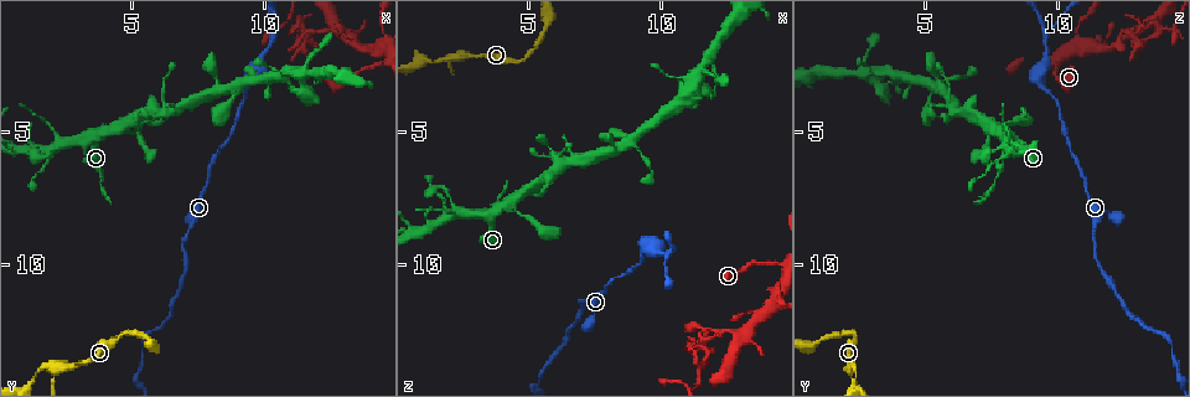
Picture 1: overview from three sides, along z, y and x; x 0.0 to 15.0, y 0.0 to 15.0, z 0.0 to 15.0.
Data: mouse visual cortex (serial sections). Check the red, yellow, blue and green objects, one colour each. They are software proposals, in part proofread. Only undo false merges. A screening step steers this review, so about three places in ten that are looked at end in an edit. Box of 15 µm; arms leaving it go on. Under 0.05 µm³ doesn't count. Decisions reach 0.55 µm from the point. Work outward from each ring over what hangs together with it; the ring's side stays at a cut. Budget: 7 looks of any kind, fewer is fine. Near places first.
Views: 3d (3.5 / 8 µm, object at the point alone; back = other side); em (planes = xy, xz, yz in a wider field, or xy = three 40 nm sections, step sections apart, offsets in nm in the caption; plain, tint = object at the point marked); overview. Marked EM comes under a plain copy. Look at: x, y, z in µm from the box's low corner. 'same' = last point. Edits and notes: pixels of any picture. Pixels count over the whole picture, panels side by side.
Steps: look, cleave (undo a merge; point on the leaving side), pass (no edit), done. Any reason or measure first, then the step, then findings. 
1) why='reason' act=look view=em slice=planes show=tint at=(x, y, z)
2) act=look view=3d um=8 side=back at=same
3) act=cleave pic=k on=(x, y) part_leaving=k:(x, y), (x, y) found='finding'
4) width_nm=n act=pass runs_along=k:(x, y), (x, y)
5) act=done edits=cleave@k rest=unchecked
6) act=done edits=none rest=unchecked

why='a fork' act=look view=3d um=3.5 at=(2.3, 13.8, 2.2)

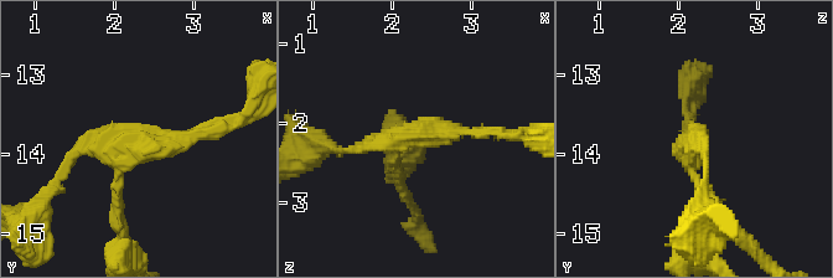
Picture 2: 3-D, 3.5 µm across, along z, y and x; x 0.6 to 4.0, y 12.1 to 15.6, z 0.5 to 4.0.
arms=3 arm_widths_nm=100,150,150 why='shape alone is not enough' act=look view=em slice=xy step=1 show=tint at=(2.25, 13.80, 2.20)

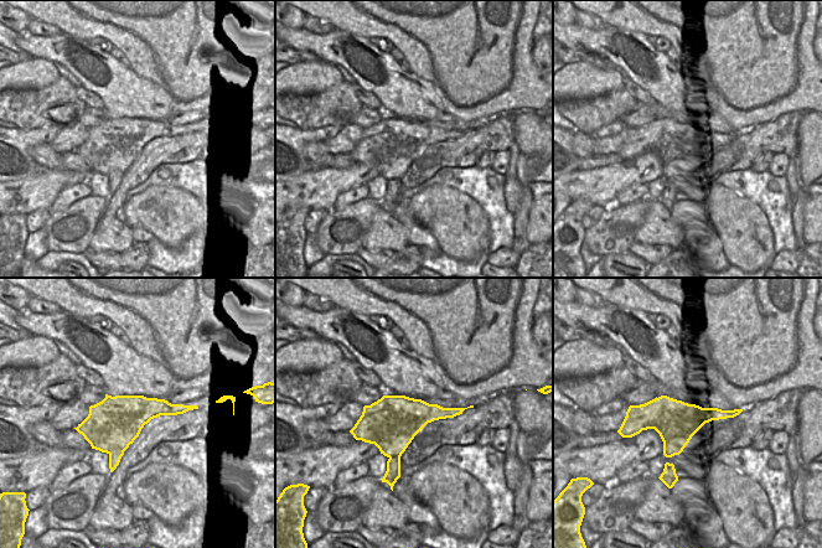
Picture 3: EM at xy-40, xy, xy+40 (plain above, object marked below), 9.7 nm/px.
width_nm=500 act=cleave pic=2 on=(118, 212) part_leaving=2:(118, 169), (118, 222), (125, 230) found='a second cell is stuck on'

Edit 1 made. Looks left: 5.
act=look view=3d um=3.5 at=(3.2, 5.8, 8.0)

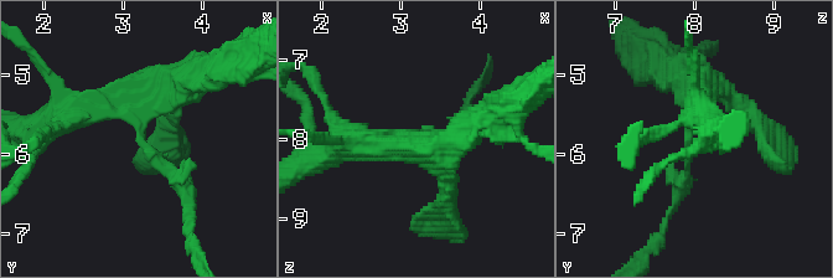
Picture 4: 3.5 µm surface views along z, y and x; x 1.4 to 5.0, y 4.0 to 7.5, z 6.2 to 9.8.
arm_widths_nm=200,350 act=look view=em slice=xy step=3 show=tint at=(3.25, 5.85, 7.95)

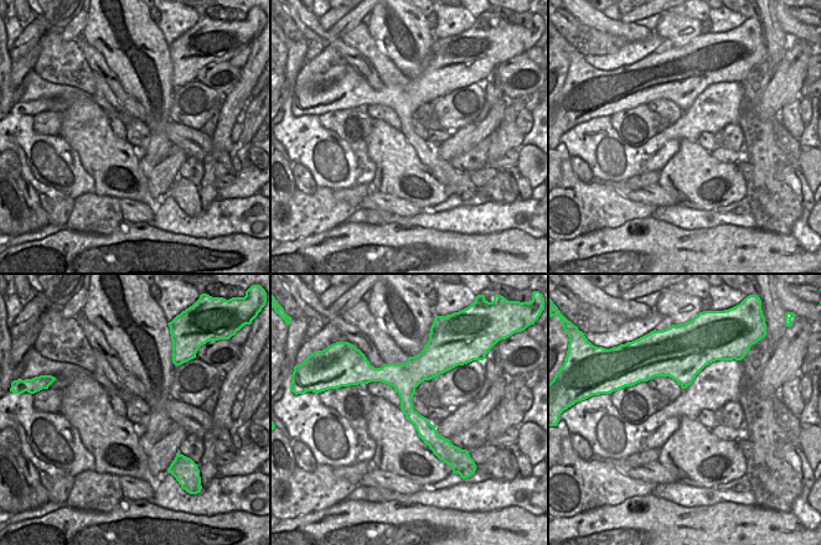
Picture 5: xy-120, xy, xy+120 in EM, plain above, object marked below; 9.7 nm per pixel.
act=look view=em slice=planes show=tint at=same

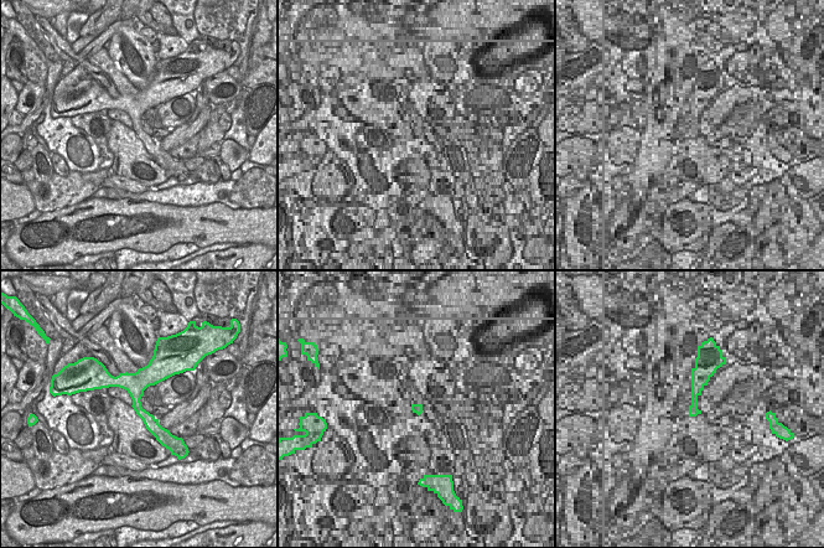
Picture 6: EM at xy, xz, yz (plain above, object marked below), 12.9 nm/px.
act=pass runs_along=6:(148, 371), (136, 407), (162, 440) found='continuous, no second cell'

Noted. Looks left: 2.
why='a fork' act=look view=3d um=3.5 at=(10.2, 1.4, 9.6)

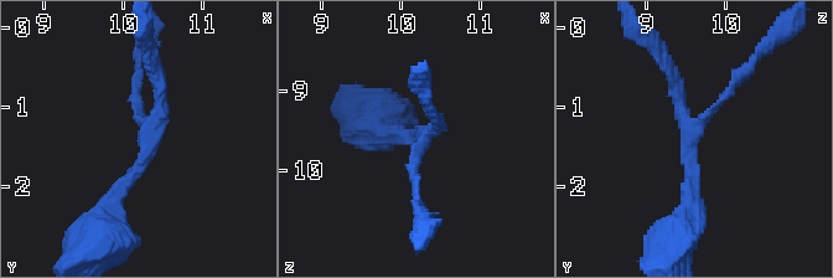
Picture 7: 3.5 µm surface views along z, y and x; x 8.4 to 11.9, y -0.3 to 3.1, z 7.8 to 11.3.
arms=3 arm_widths_nm=150,200,200 why='now the EM' act=look view=em slice=xy step=3 show=tint at=(10.30, 1.30, 9.55)

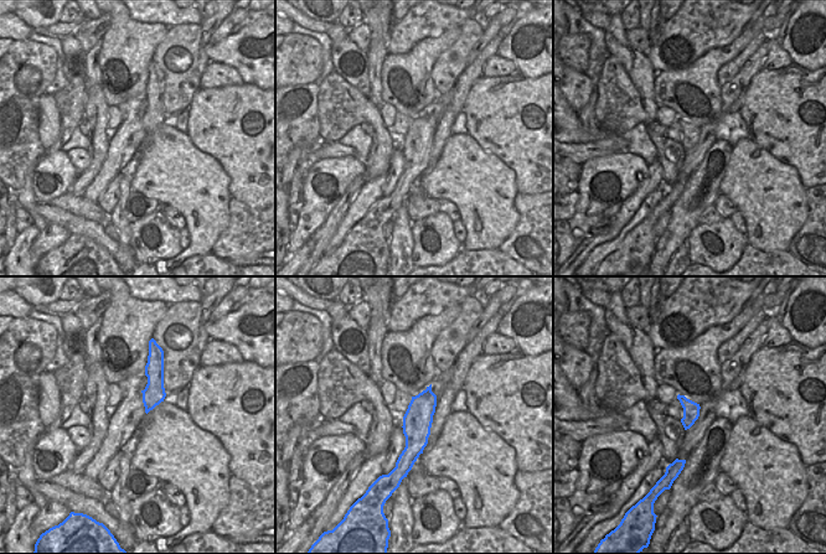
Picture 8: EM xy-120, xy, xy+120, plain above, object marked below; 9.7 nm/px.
act=pass runs_along=7:(108, 205), (139, 170), (161, 106), (150, 60) found='one cell here'

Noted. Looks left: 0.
act=done edits=cleave@2 rest=unchecked

